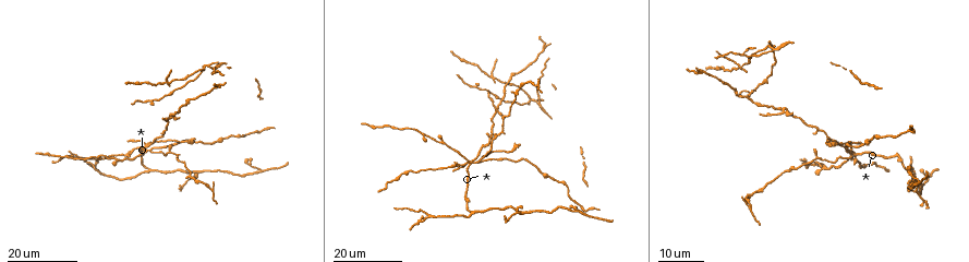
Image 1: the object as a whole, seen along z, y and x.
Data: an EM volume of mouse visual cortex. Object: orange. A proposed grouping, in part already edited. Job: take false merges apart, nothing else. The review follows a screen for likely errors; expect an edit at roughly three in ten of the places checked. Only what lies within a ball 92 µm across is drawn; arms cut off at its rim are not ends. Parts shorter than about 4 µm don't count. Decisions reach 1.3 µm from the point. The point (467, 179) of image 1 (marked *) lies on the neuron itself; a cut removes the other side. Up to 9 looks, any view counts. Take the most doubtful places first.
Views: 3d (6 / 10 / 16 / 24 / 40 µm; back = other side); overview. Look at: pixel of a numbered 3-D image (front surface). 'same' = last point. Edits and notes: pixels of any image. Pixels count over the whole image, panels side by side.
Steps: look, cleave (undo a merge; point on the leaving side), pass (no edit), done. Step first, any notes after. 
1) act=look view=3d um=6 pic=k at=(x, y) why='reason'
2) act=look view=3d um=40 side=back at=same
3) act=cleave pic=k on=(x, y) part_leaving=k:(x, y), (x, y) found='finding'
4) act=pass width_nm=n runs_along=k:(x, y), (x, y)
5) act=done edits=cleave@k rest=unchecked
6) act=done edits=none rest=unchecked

act=look view=3d um=24 pic=1 at=(497, 110) why='four arms meet'

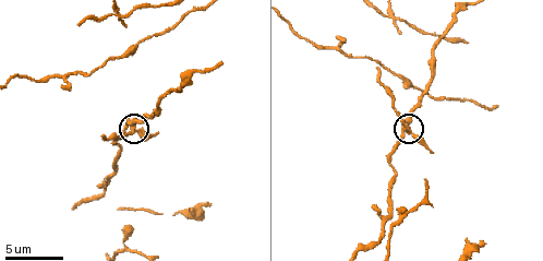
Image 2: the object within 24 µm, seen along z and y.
act=look view=3d um=6 pic=2 at=(132, 127)

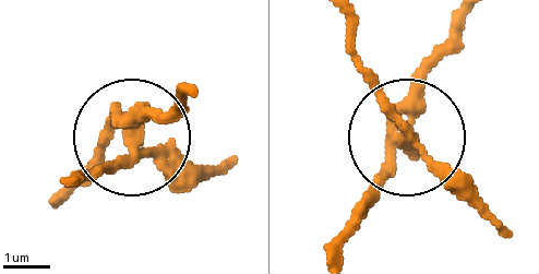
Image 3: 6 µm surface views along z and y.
act=cleave pic=3 on=(189, 162) part_leaving=3:(410, 128), (359, 61), (351, 25) found='two neurons meet here'

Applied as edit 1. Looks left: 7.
act=look view=3d um=24 pic=1 at=(145, 146) why='looks like a crossing'

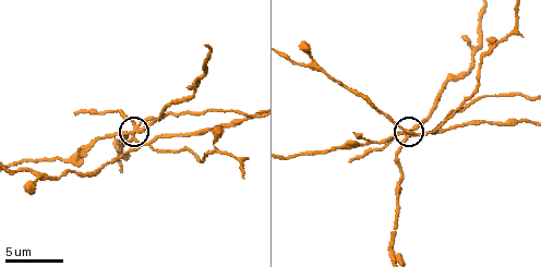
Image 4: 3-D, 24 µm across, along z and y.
act=look view=3d um=6 pic=4 at=(133, 137) why='zoom in'

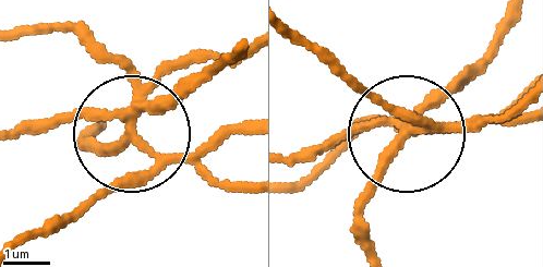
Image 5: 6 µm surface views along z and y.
act=cleave pic=5 on=(180, 68) side_arm_um=74 part_leaving=5:(131, 121), (166, 153), (201, 153), (248, 129) found='two neurons meet here'

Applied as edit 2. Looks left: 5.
act=look view=overview

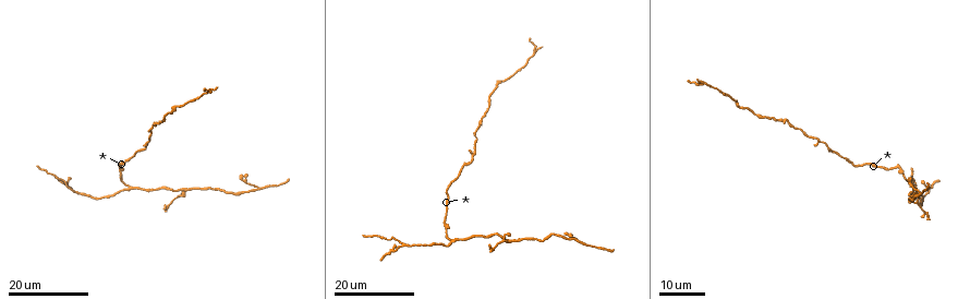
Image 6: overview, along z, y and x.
act=look view=3d um=24 pic=6 at=(130, 188) why='a fork'

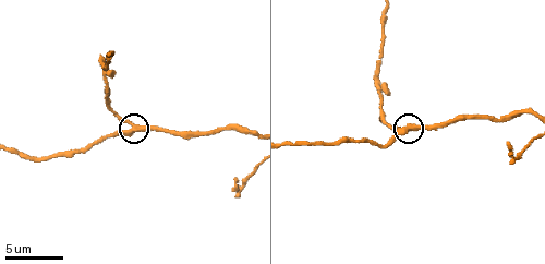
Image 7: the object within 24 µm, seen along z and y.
act=look view=3d um=10 pic=7 at=(411, 126)

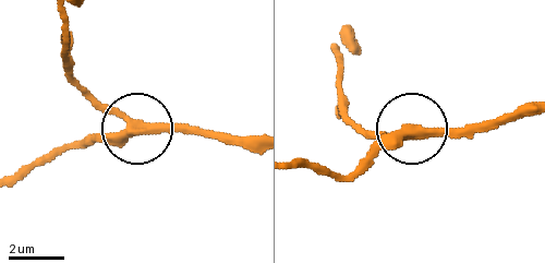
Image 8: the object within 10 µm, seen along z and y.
act=look view=3d um=6 pic=8 at=(135, 132) why='closer look'

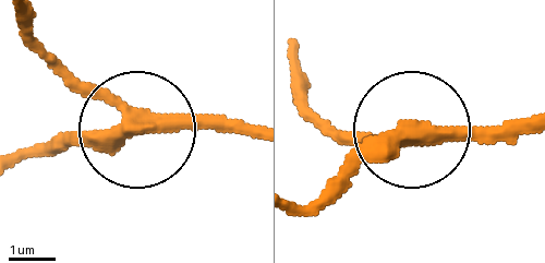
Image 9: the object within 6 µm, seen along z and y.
act=pass width_nm=290 runs_along=9:(22, 12), (131, 124), (49, 141) found='continuous, no second neuron'

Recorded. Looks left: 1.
act=look view=3d um=16 pic=4 at=(464, 74)

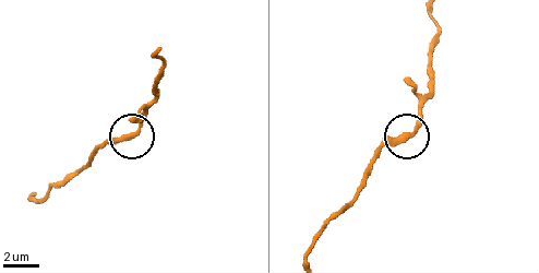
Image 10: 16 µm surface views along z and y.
act=pass found='all the same neuron'

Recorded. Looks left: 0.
act=done edits=cleave@3,cleave@5 rest=unchecked

